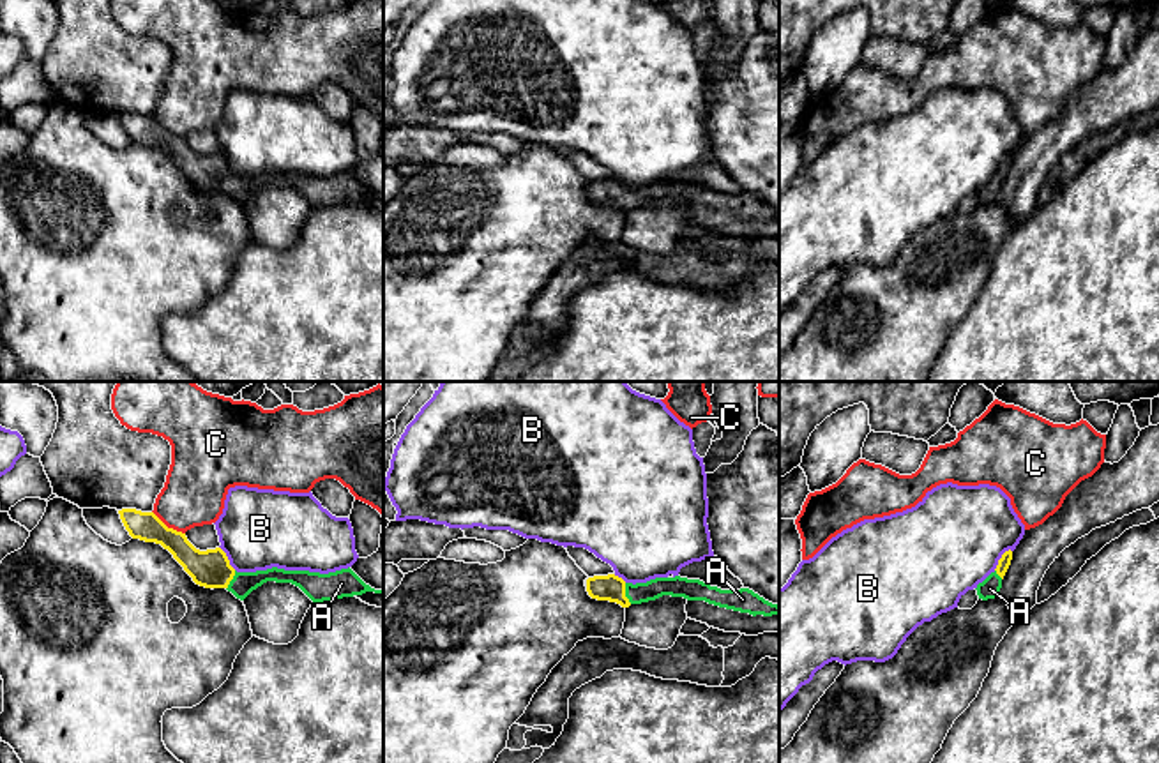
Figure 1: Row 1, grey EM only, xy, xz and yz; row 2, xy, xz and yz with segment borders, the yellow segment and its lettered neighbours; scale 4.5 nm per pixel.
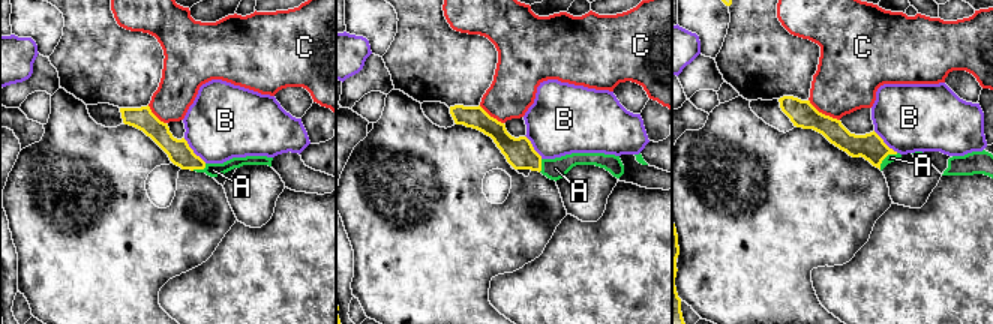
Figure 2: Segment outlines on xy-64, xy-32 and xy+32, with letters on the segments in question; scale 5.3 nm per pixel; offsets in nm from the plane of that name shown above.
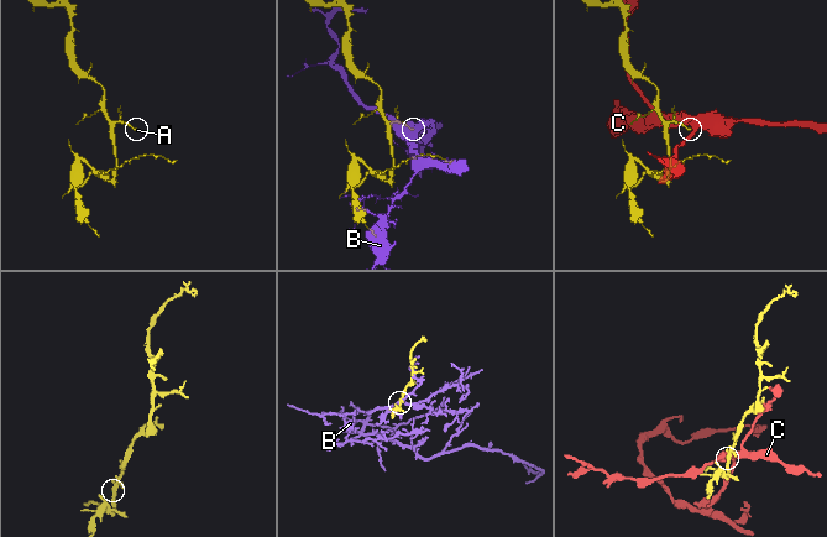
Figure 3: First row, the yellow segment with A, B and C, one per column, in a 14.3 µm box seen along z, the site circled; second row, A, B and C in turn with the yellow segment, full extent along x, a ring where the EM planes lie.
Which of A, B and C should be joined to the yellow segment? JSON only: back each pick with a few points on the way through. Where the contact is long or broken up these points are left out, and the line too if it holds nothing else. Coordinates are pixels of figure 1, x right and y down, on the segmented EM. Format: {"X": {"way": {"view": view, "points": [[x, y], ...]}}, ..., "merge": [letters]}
{"A": {"way": {"view": "xz", "points": [[610, 587], [624, 594], [677, 587]]}}, "merge": ["A"]}

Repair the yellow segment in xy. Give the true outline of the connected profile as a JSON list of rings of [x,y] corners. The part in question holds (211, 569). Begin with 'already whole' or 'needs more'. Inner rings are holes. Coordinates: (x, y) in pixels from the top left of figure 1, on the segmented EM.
needs more; [[[122,509],[118,514],[133,539],[161,544],[196,585],[205,588],[226,588],[240,601],[267,581],[292,583],[313,602],[353,597],[366,592],[383,593],[366,585],[350,567],[329,574],[284,570],[277,567],[256,572],[237,572],[221,548],[207,551],[196,549],[186,533],[168,528],[154,512]]]

